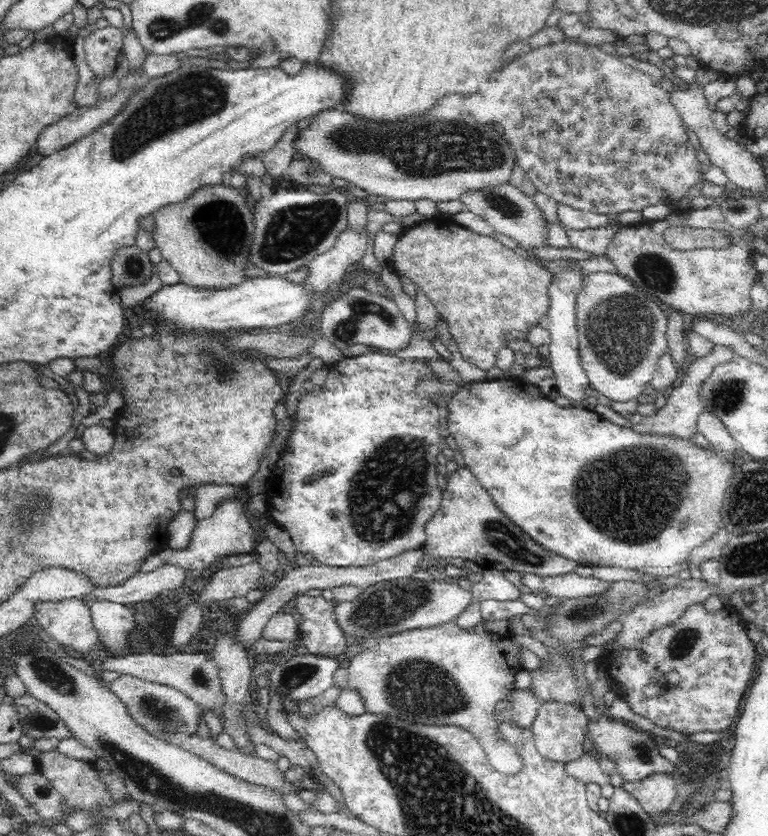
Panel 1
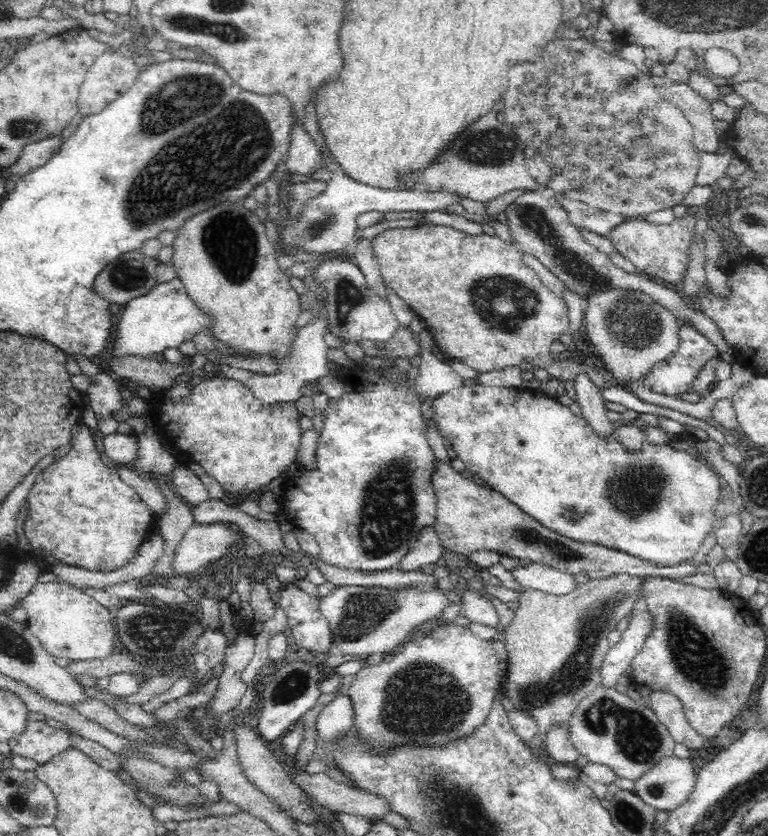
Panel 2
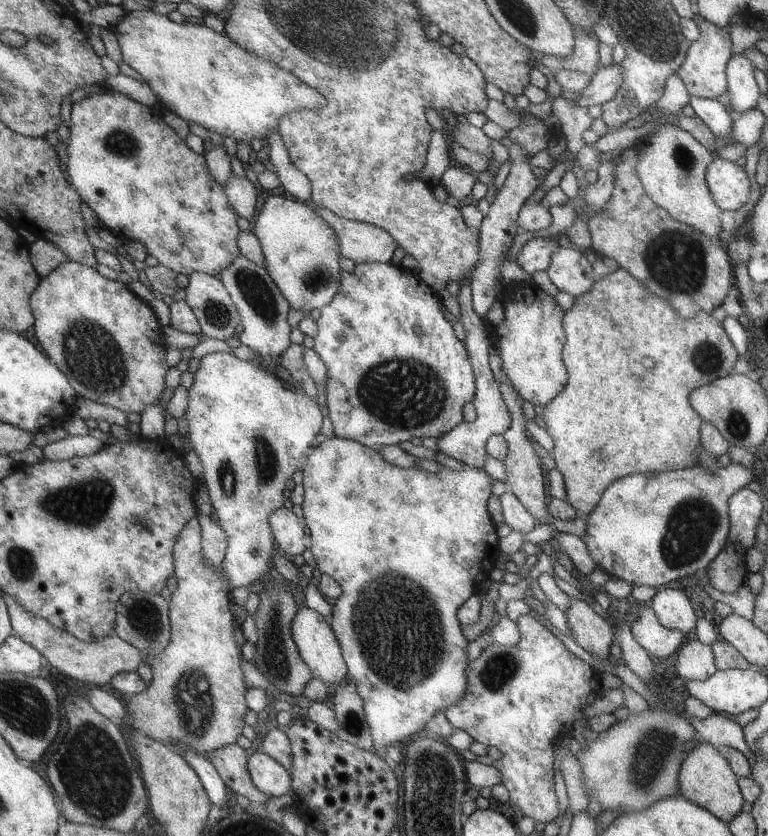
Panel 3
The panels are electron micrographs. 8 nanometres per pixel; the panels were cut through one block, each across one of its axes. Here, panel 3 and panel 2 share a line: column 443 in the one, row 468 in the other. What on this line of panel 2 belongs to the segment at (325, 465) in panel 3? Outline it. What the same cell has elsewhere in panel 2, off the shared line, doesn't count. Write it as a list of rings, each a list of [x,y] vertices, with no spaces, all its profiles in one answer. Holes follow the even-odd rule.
[[[477,383],[472,388],[462,385],[460,388],[454,388],[454,390],[436,396],[430,405],[434,414],[434,422],[437,424],[440,434],[444,439],[452,442],[452,447],[458,454],[457,458],[466,465],[467,472],[477,474],[481,480],[485,481],[485,484],[504,496],[511,504],[516,505],[524,515],[530,516],[535,522],[538,522],[547,530],[555,532],[555,534],[565,536],[565,538],[570,538],[578,543],[601,544],[601,546],[625,552],[625,554],[630,554],[639,560],[648,561],[648,563],[656,566],[670,567],[690,561],[702,546],[710,530],[713,530],[714,514],[717,512],[717,505],[722,491],[722,478],[709,466],[706,466],[701,460],[689,453],[681,452],[681,450],[672,446],[652,446],[652,444],[646,444],[646,442],[638,452],[631,452],[613,436],[599,436],[584,416],[577,416],[570,411],[570,407],[556,402],[556,398],[554,400],[548,398],[548,395],[541,390],[532,394],[532,392],[526,392],[524,388],[520,388],[520,392],[518,392],[518,388],[502,388],[502,385],[478,386]]]

